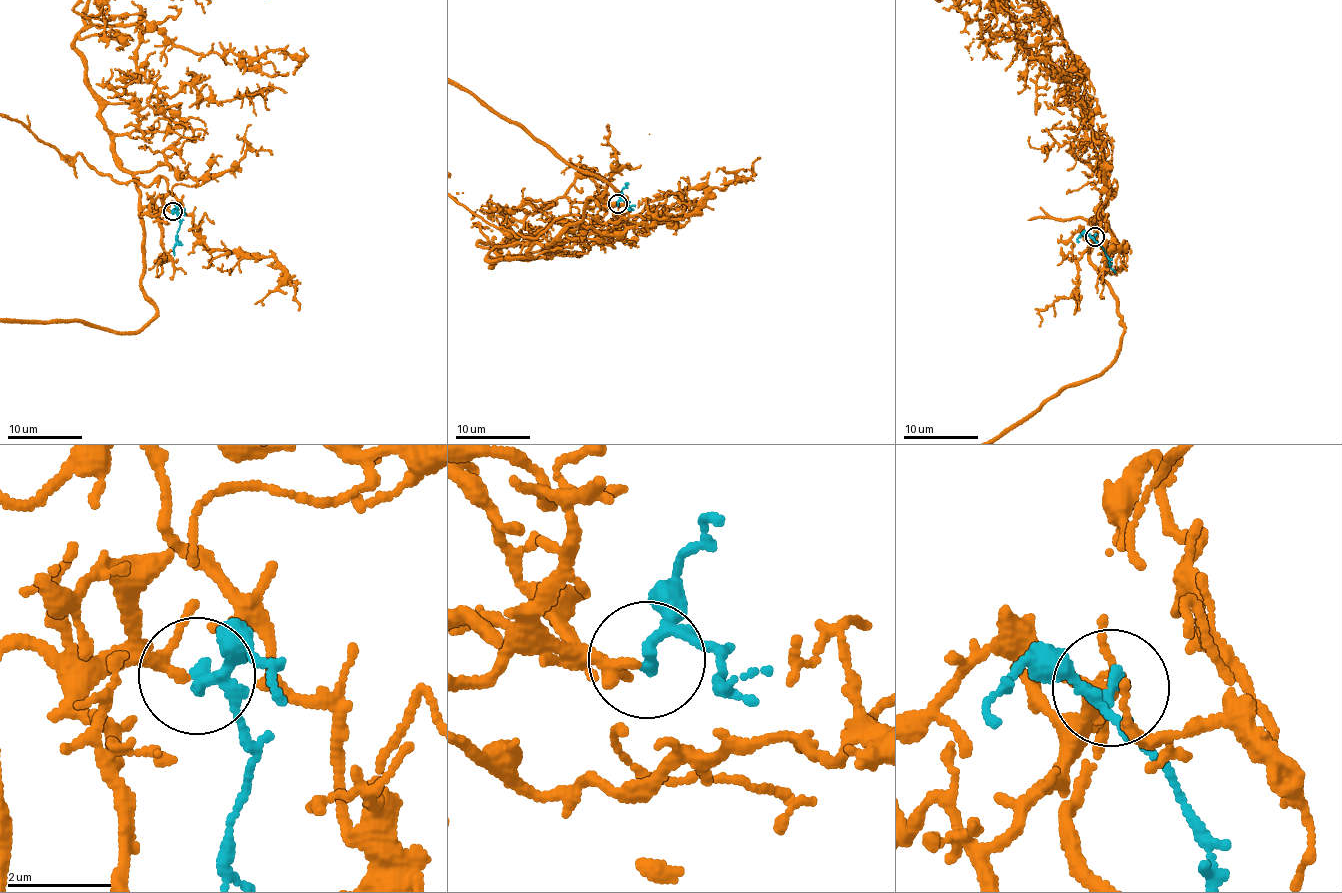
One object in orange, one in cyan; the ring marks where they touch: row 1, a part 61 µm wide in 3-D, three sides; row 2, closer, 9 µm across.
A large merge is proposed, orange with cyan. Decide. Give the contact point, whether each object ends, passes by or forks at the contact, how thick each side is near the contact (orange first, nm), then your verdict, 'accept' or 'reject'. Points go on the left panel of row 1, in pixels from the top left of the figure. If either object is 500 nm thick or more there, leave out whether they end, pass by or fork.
(172, 211) | orange passes by | cyan passes by | 190/200 nm | accept

